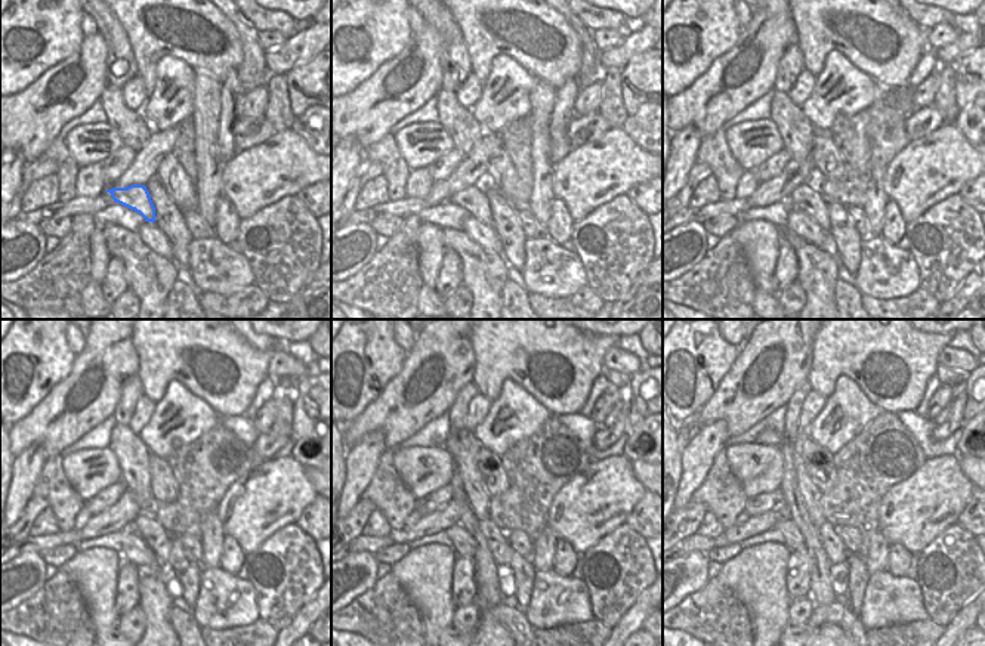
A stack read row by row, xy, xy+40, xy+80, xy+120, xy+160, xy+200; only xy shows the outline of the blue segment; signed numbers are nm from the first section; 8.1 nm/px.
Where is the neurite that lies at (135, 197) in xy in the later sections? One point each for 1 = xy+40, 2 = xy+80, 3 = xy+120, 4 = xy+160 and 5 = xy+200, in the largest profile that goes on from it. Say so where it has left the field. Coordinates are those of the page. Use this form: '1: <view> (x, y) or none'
1: xy+40 (474, 198)
2: xy+80 (806, 197)
3: xy+120 (157, 538)
4: xy+160 (497, 541)
5: xy+200 (831, 543)

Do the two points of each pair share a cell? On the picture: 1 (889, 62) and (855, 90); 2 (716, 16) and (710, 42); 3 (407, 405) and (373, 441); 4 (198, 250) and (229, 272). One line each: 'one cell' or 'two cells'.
1: two cells
2: one cell
3: two cells
4: one cell

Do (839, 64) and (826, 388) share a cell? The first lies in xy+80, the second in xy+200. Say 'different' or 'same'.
different

